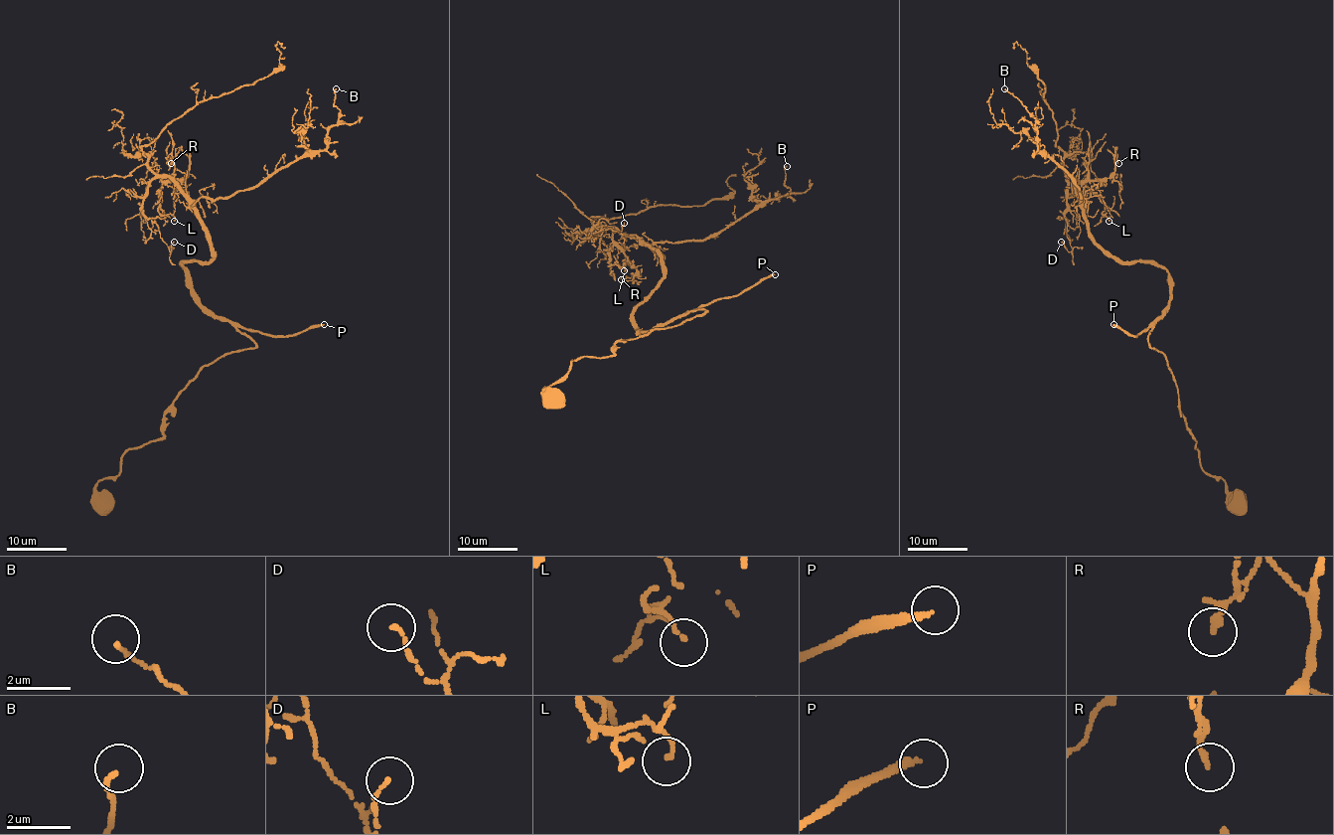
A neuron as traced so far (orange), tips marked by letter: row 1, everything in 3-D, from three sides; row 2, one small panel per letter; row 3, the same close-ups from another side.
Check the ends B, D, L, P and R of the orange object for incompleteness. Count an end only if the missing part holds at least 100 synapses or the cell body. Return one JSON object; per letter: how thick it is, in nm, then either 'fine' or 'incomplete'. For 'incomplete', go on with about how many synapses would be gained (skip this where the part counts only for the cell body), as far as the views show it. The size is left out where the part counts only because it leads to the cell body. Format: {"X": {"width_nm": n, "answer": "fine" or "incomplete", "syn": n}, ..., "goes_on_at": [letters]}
{"B": {"width_nm": 120, "answer": "fine"}, "D": {"width_nm": 120, "answer": "fine"}, "L": {"width_nm": 120, "answer": "fine"}, "P": {"width_nm": 200, "answer": "incomplete", "syn": 170}, "R": {"width_nm": 130, "answer": "fine"}, "goes_on_at": ["P"]}

